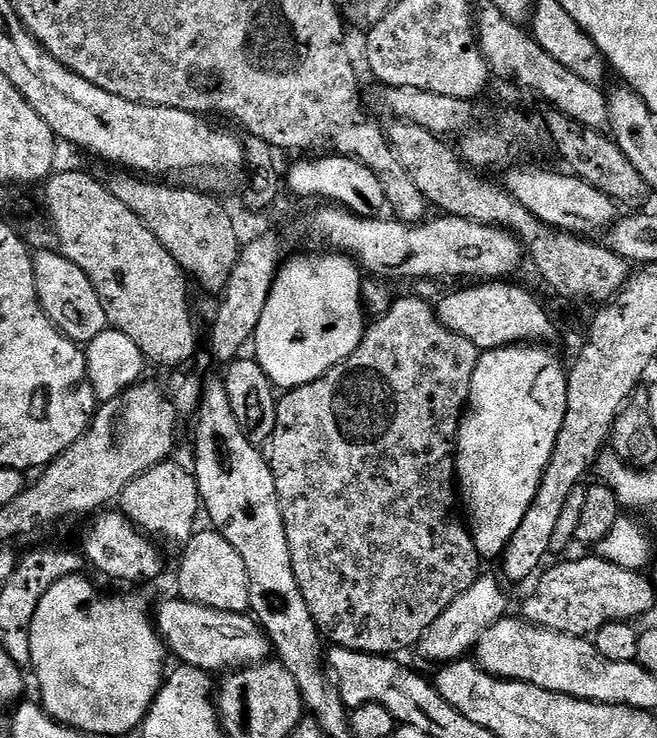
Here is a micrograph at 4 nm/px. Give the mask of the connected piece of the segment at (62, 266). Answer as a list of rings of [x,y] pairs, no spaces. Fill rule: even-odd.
[[[56,250],[40,253],[37,251],[32,257],[32,265],[40,305],[55,328],[60,329],[77,344],[87,346],[109,327],[106,314],[102,310],[102,302],[90,278],[78,266],[74,266],[74,262],[70,262]]]

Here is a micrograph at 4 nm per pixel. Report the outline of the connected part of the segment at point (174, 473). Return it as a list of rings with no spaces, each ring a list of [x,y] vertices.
[[[163,462],[134,478],[118,497],[119,511],[125,512],[141,532],[165,540],[168,544],[183,546],[197,531],[196,512],[201,511],[200,495],[196,489],[196,478],[180,464]]]

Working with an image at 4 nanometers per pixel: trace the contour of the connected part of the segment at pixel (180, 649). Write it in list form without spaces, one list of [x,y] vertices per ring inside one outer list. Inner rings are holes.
[[[173,598],[162,601],[157,608],[155,605],[154,627],[164,641],[167,651],[171,655],[173,652],[180,664],[189,664],[209,674],[260,664],[270,656],[267,632],[251,615],[243,612],[214,610],[210,606]]]

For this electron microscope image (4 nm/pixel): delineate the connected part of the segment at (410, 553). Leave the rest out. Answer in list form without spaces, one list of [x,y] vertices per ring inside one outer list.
[[[409,294],[401,298],[393,299],[391,310],[385,316],[377,316],[364,329],[364,337],[362,342],[354,350],[354,354],[347,356],[342,362],[335,364],[329,372],[322,374],[322,378],[318,378],[309,384],[303,384],[297,388],[289,388],[283,393],[282,402],[276,405],[276,421],[274,422],[274,434],[266,448],[268,464],[272,467],[274,474],[274,482],[278,486],[278,502],[282,510],[282,522],[286,522],[286,538],[290,542],[290,558],[294,566],[294,578],[298,578],[298,586],[302,590],[302,598],[306,598],[306,606],[310,606],[310,614],[314,618],[317,628],[320,629],[320,635],[325,641],[331,642],[338,648],[349,648],[355,652],[369,652],[375,656],[392,656],[400,654],[403,648],[419,645],[422,634],[434,622],[434,618],[438,618],[446,610],[446,606],[450,606],[450,602],[454,602],[454,598],[458,598],[458,594],[462,594],[466,590],[470,590],[470,586],[474,586],[474,582],[481,575],[482,558],[478,554],[478,550],[472,541],[471,531],[460,516],[456,513],[456,500],[458,504],[458,484],[456,478],[456,434],[460,431],[460,418],[464,415],[464,410],[468,402],[468,392],[472,389],[472,379],[474,378],[474,370],[478,366],[482,352],[474,346],[474,342],[470,342],[470,338],[464,338],[462,334],[456,334],[454,330],[450,330],[443,324],[439,316],[436,315],[436,309],[427,299],[421,298],[415,294]]]

